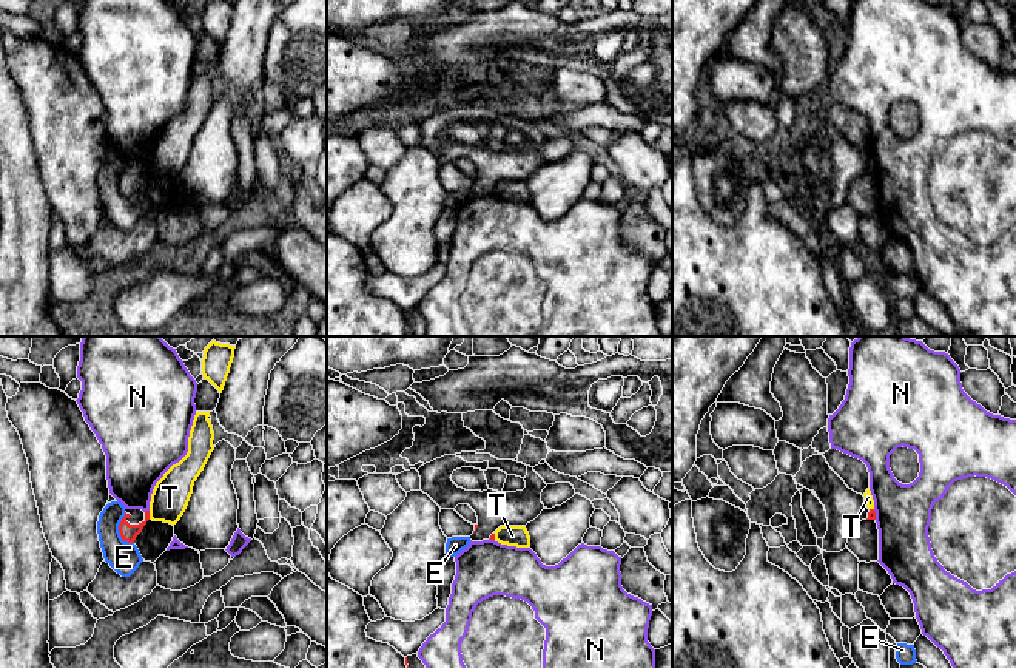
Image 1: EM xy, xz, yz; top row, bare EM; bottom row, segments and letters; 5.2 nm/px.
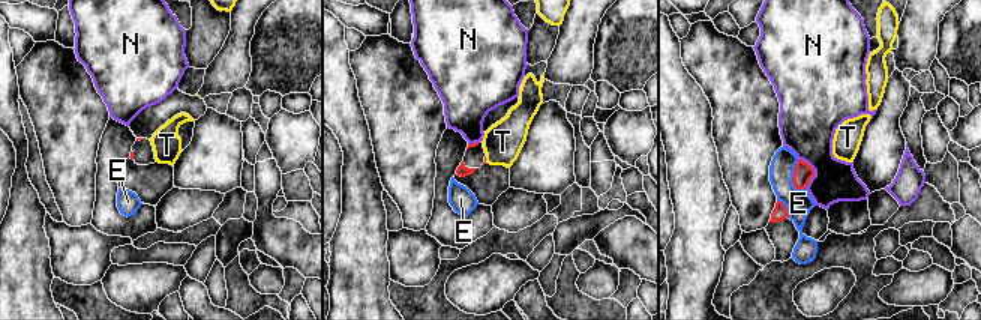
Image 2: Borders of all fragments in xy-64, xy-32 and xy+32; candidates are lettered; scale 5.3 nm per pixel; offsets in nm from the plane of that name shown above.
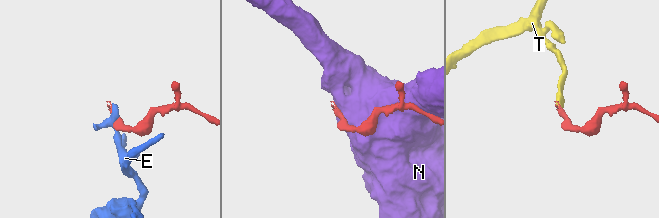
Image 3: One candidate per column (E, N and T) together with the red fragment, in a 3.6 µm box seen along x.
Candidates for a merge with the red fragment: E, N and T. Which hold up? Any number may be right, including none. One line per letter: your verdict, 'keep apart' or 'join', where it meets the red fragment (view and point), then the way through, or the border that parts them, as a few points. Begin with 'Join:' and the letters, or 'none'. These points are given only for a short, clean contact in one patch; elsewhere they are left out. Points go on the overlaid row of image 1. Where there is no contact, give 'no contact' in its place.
Join: none
E: keep apart; contact xy (119, 531); border xy (125, 512), (119, 525), (119, 536), (133, 543)
N: keep apart; contact xy (145, 511)
T: keep apart; contact xy (148, 516); border xy (148, 511), (150, 519)

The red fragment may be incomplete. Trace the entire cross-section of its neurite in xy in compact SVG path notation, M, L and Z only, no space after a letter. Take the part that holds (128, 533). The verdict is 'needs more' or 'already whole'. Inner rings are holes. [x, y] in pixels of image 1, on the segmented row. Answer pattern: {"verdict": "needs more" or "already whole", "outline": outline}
{"verdict": "needs more", "outline": "M125 509L125 517L119 525L119 532L123 541L134 543L136 537L142 532L150 520L150 511Z"}

